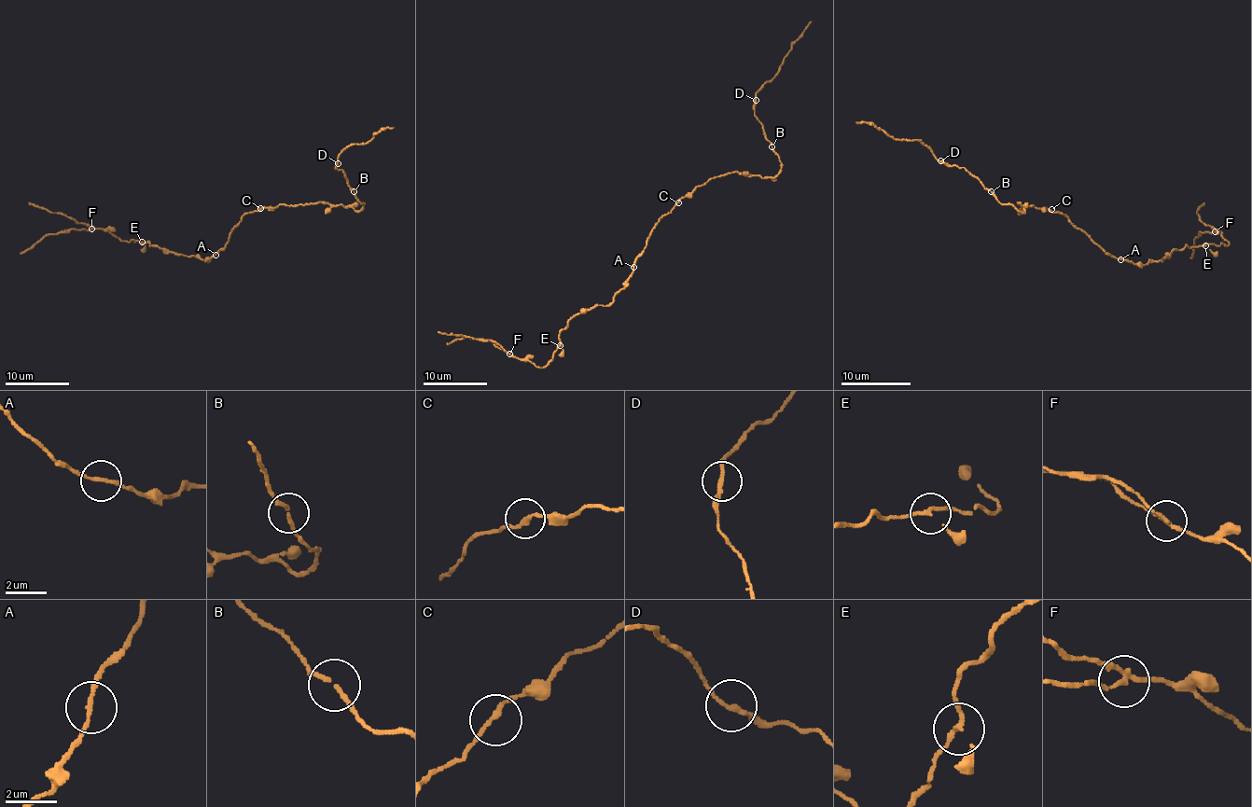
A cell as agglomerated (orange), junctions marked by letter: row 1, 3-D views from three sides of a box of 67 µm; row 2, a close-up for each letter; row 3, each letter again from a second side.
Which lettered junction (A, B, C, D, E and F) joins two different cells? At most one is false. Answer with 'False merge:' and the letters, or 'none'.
False merge: F

